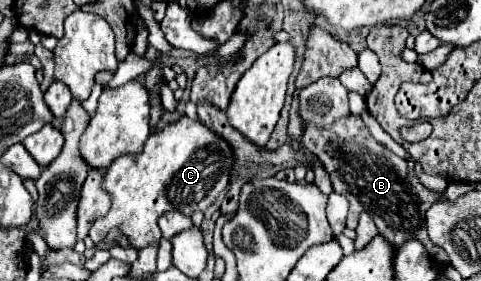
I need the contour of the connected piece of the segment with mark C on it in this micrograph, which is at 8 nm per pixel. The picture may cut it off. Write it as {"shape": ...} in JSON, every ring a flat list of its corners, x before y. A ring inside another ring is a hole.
{"shape":[[181,116,163,130,149,136,145,148,137,156,119,156,105,172,103,188,111,194,111,210,97,218,89,230,91,240,97,244,105,240,111,228,119,228,129,236,135,248,145,248,161,238,157,220,167,210,185,208,185,216,205,212,217,196,229,186,235,154,229,142,217,132,207,128,199,118,191,120]]}

